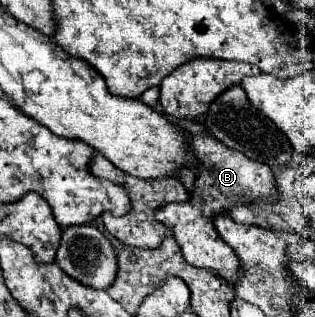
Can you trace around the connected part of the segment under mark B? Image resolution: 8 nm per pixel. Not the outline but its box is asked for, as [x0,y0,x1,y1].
[155,136,279,284]

